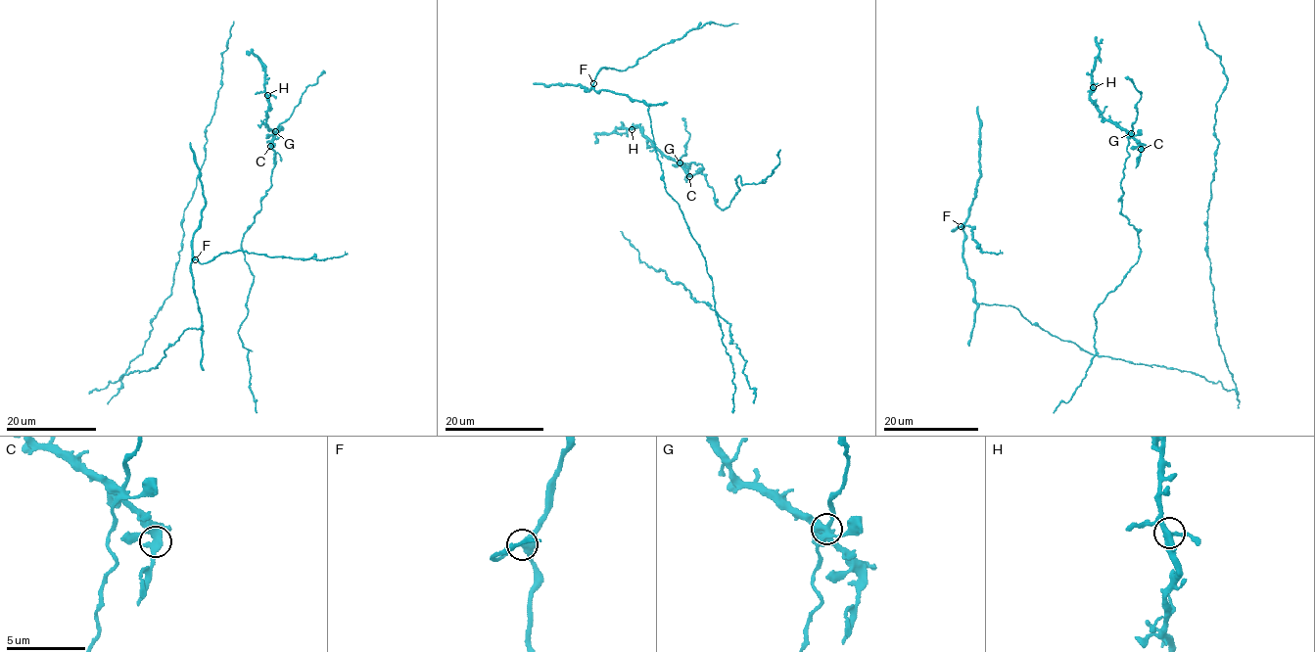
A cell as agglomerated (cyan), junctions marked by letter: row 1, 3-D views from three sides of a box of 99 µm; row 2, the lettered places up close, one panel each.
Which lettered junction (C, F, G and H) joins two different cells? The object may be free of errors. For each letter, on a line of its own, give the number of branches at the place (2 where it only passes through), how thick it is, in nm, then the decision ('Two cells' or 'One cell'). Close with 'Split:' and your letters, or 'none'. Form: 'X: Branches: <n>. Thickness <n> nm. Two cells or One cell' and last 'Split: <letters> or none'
C: Branches: 5. Thickness 380 nm. One cell
F: Branches: 3. Thickness 360 nm. One cell
G: Branches: 6. Thickness 400 nm. Two cells
H: Branches: 4. Thickness 360 nm. One cell
Split: G

